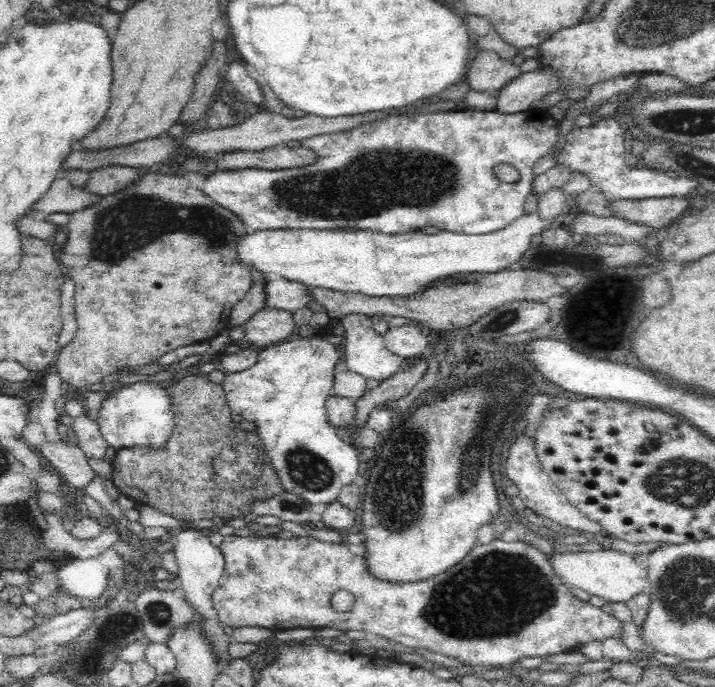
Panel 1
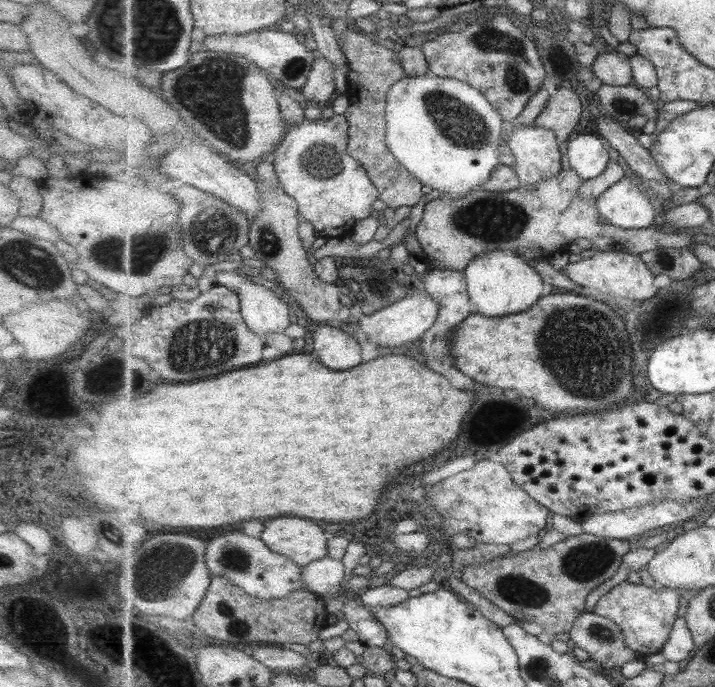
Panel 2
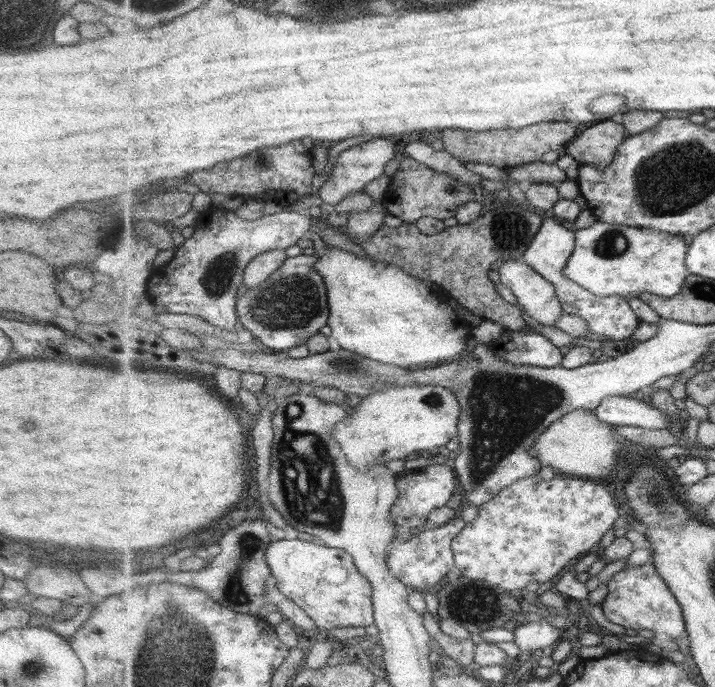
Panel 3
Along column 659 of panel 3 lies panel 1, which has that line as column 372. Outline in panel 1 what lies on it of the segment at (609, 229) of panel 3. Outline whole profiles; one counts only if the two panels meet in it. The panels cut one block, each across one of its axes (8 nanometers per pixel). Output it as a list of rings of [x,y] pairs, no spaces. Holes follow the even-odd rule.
[[[538,211],[522,214],[508,226],[490,234],[453,232],[398,232],[384,234],[372,230],[280,229],[248,233],[239,242],[239,260],[251,264],[256,274],[303,282],[313,288],[328,288],[368,296],[410,296],[424,292],[433,282],[464,274],[494,272],[516,264],[536,234],[554,224],[554,218],[542,218]]]

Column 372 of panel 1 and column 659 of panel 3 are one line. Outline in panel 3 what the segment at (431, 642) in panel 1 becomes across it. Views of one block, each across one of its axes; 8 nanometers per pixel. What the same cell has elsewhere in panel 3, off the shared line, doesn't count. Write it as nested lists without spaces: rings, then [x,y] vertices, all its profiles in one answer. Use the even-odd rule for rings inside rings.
[[[654,564],[626,566],[608,582],[608,597],[602,602],[605,618],[619,629],[649,630],[672,639],[687,635],[687,624],[678,598],[663,580]]]

